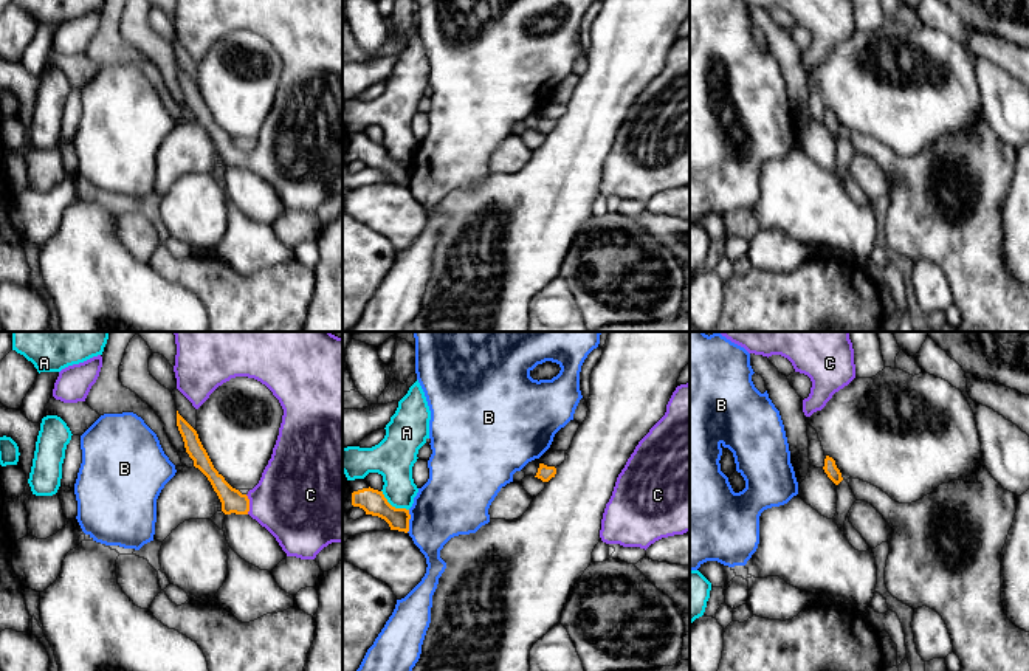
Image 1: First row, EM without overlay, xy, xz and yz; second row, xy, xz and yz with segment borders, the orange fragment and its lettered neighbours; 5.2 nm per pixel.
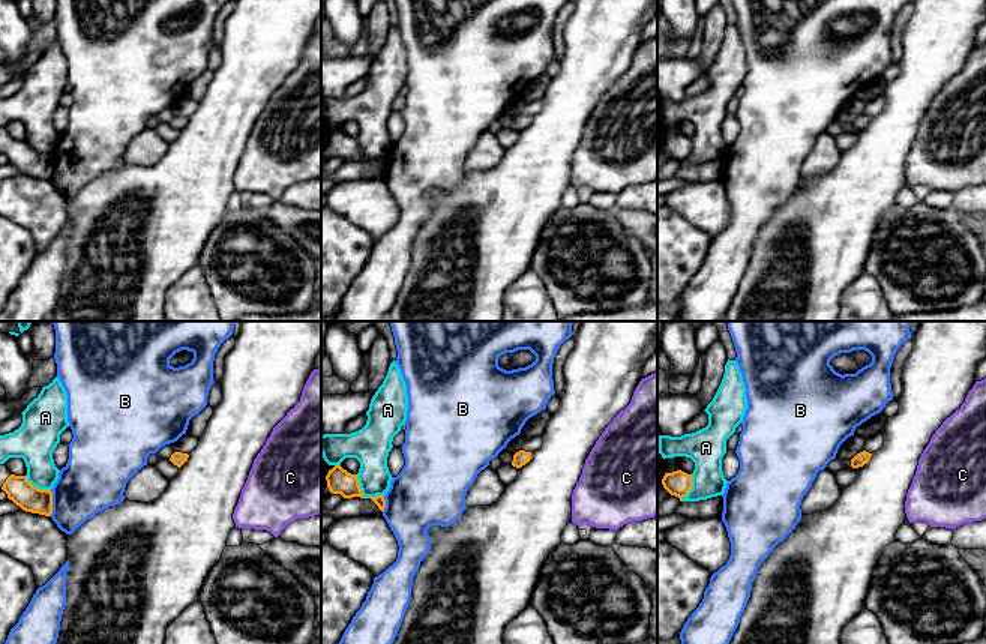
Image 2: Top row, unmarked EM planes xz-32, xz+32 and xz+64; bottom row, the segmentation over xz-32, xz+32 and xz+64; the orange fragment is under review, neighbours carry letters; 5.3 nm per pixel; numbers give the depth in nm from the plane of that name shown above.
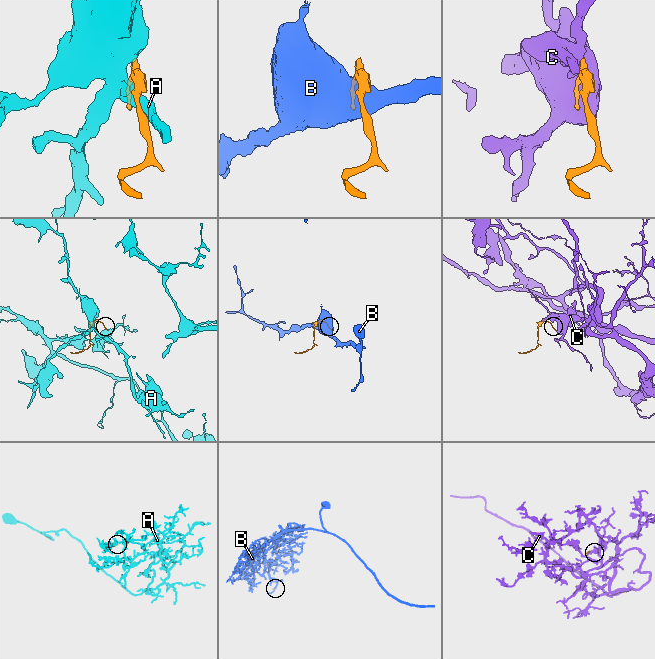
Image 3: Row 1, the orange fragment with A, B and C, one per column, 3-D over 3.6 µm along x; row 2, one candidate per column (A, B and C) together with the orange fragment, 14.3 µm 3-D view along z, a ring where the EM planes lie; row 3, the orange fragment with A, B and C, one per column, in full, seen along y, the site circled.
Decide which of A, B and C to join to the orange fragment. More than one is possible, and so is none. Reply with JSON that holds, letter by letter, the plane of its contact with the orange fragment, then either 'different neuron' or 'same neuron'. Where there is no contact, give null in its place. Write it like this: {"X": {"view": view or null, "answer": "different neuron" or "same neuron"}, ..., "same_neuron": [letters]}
{"A": {"view": "xz", "answer": "different neuron"}, "B": {"view": "xz", "answer": "different neuron"}, "C": {"view": "xy", "answer": "different neuron"}, "same_neuron": []}

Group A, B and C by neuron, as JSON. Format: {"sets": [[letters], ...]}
{"sets": [["A"], ["B"], ["C"]]}

